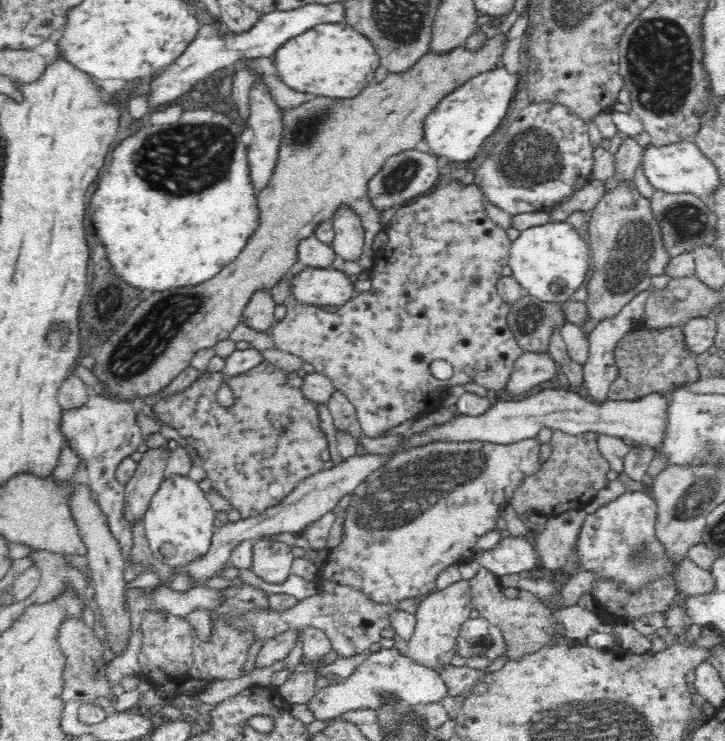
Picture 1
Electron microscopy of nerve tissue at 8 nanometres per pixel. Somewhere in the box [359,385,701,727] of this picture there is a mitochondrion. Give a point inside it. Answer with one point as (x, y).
(635, 558)

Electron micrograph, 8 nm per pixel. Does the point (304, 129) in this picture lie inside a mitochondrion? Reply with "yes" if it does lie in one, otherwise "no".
yes

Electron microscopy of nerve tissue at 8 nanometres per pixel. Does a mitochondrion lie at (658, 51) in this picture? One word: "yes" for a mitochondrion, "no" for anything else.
yes

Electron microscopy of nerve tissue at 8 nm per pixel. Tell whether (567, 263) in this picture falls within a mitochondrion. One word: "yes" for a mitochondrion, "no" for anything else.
no

